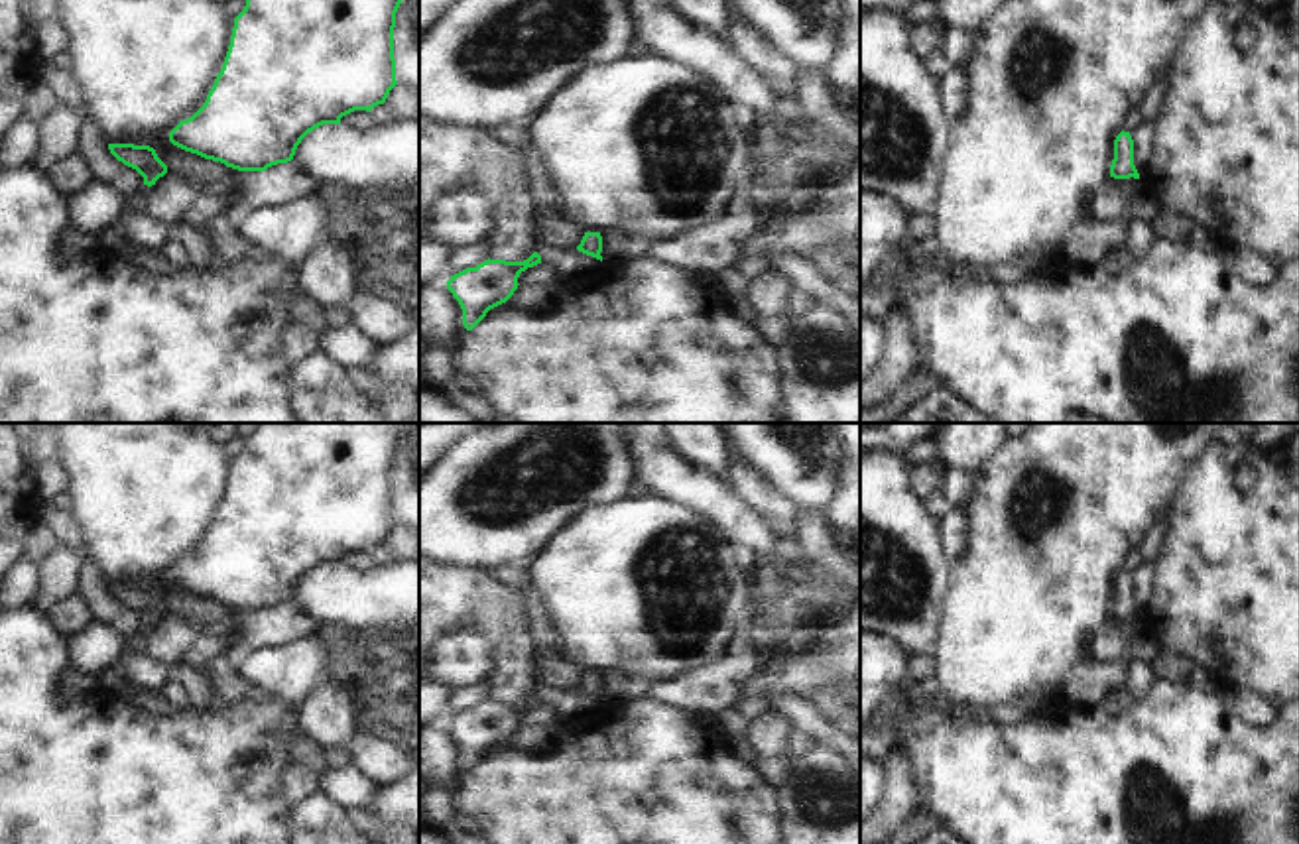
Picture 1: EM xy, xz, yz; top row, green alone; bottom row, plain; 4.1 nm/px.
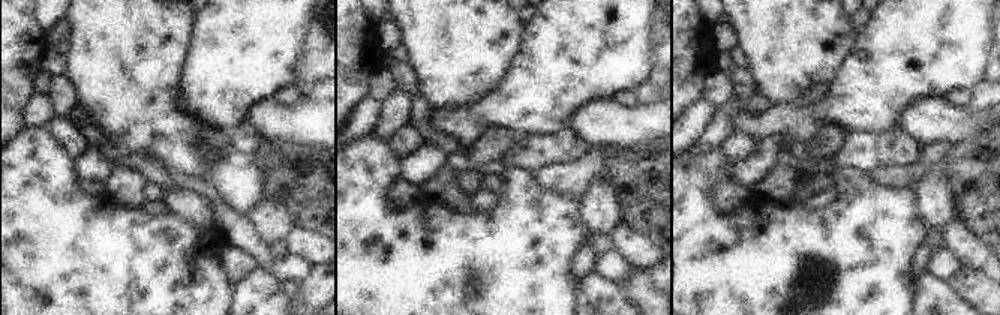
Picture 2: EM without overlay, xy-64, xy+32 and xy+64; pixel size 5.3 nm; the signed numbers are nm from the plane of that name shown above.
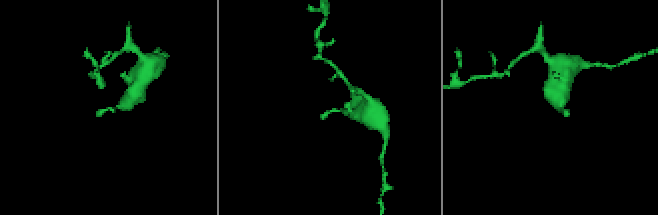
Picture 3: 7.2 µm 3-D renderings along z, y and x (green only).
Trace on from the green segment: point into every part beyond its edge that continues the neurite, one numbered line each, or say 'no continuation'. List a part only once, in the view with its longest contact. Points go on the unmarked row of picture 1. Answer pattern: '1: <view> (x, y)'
no continuation

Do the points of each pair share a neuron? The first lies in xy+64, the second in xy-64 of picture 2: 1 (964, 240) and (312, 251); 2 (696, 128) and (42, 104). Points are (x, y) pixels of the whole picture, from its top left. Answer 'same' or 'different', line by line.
1: same
2: same

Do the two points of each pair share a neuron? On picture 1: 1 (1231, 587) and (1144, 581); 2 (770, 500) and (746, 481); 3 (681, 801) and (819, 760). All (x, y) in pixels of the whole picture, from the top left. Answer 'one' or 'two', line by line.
1: two
2: one
3: two

